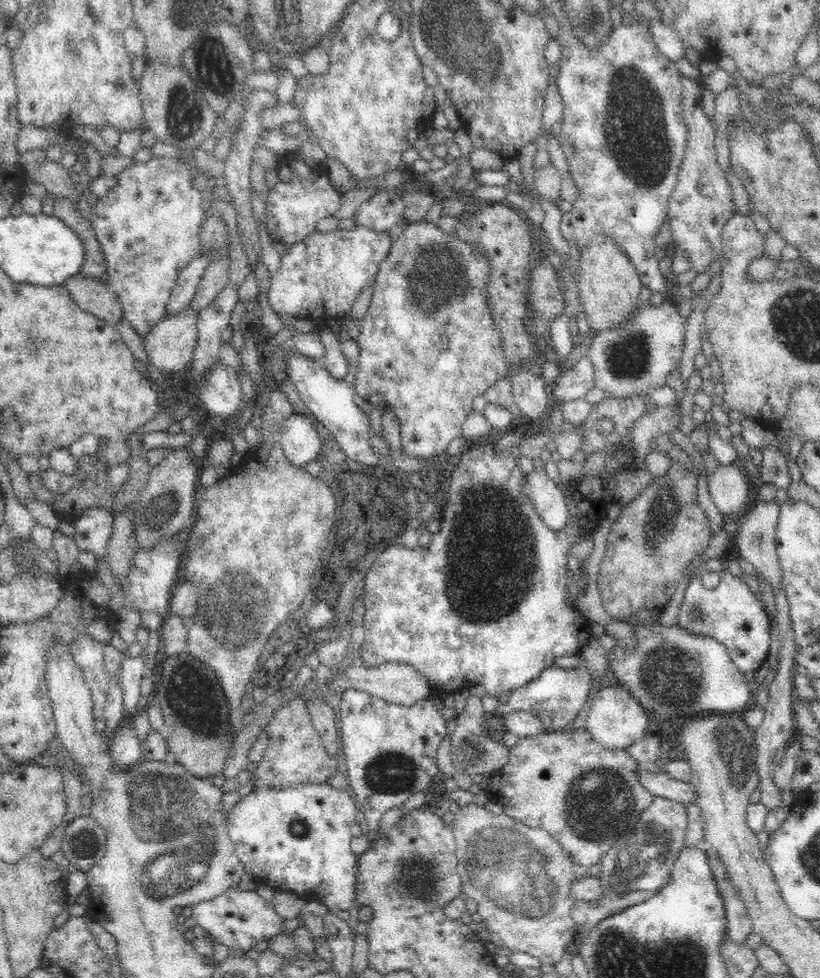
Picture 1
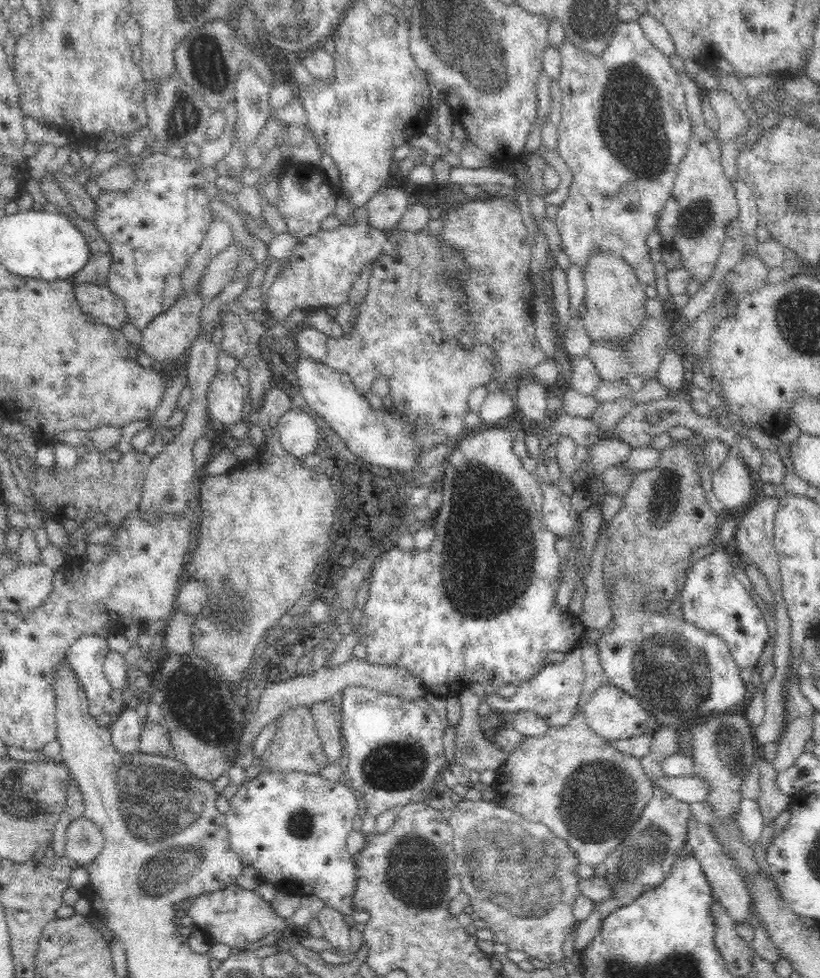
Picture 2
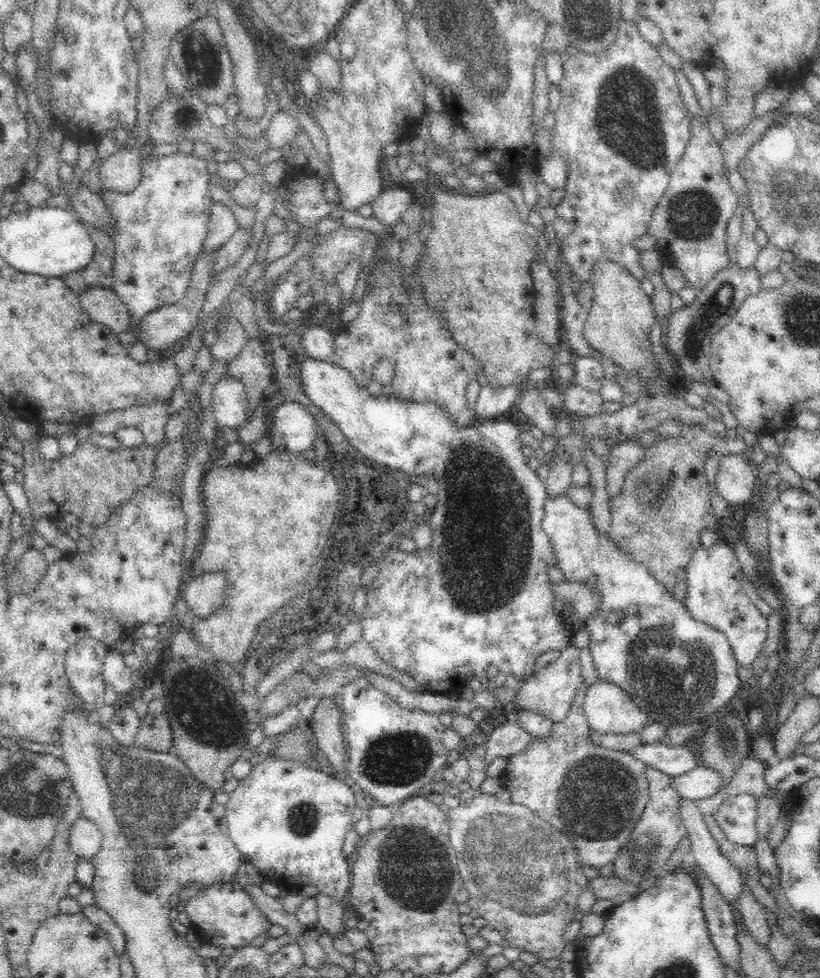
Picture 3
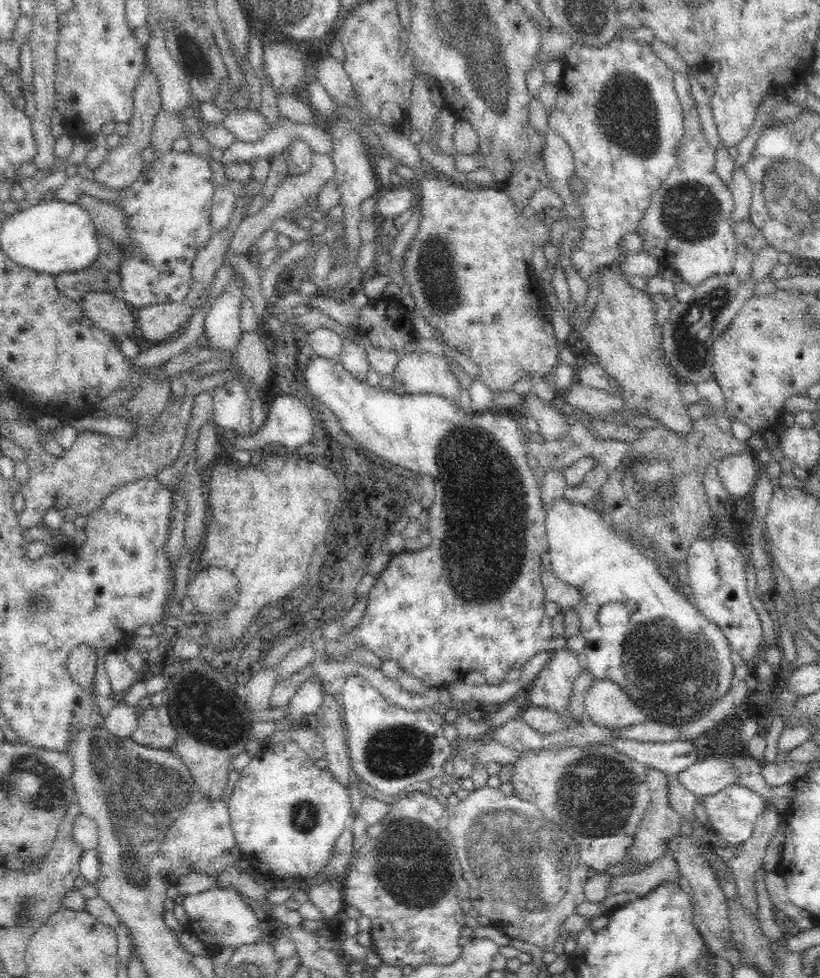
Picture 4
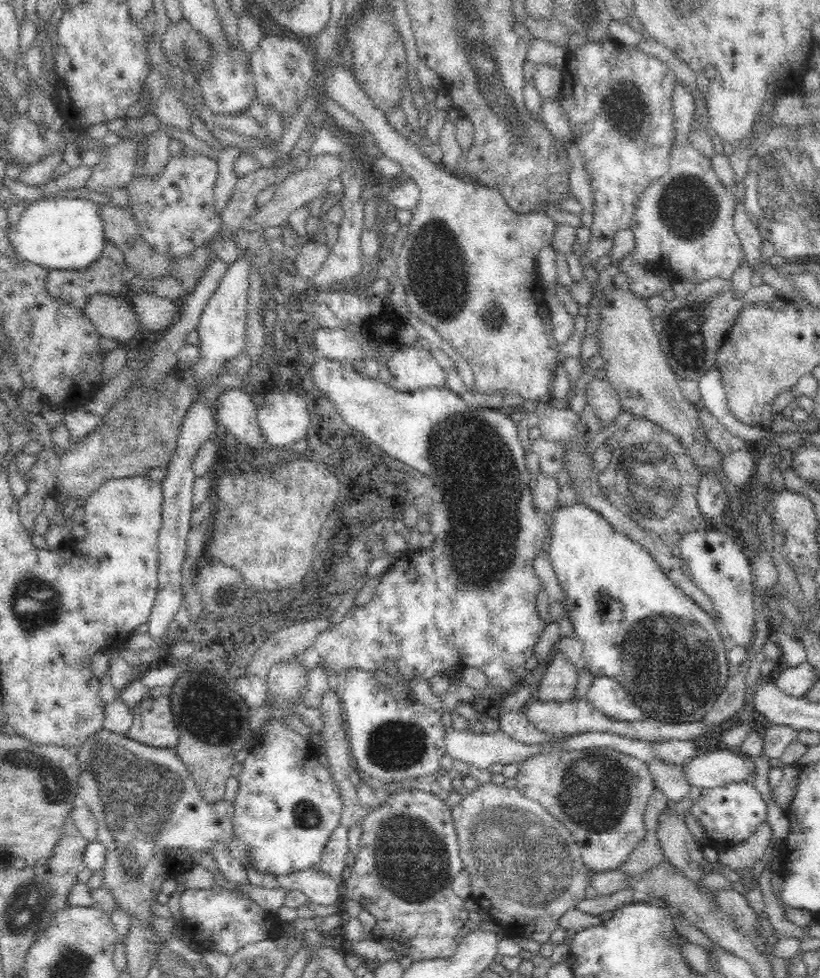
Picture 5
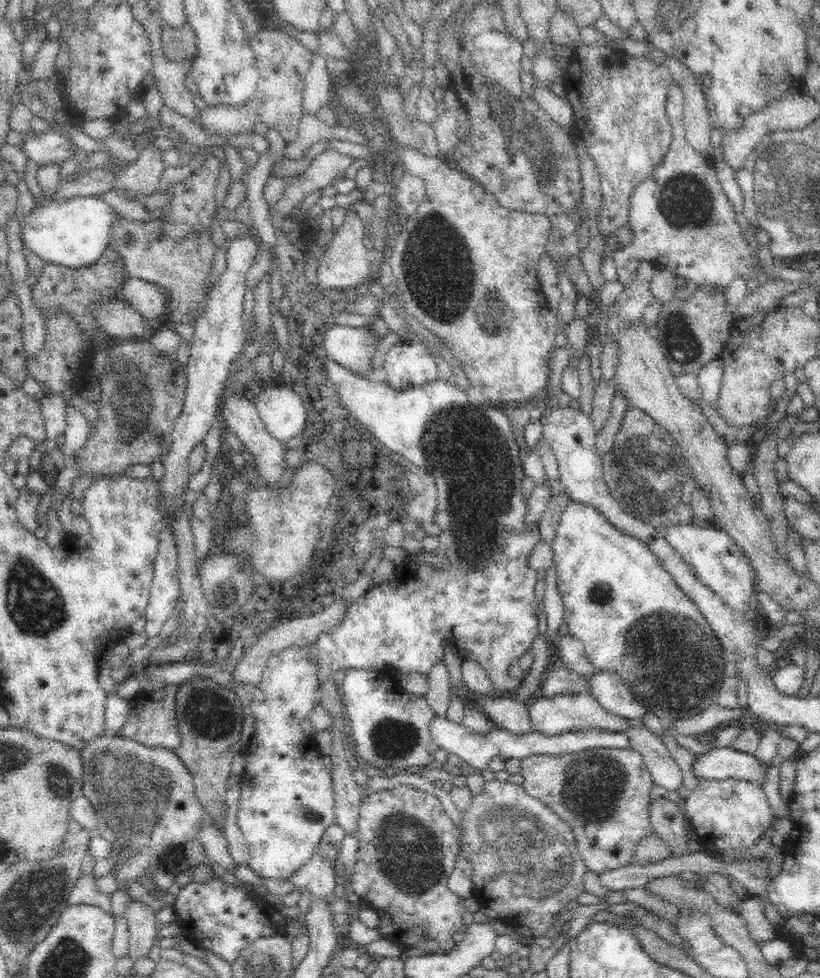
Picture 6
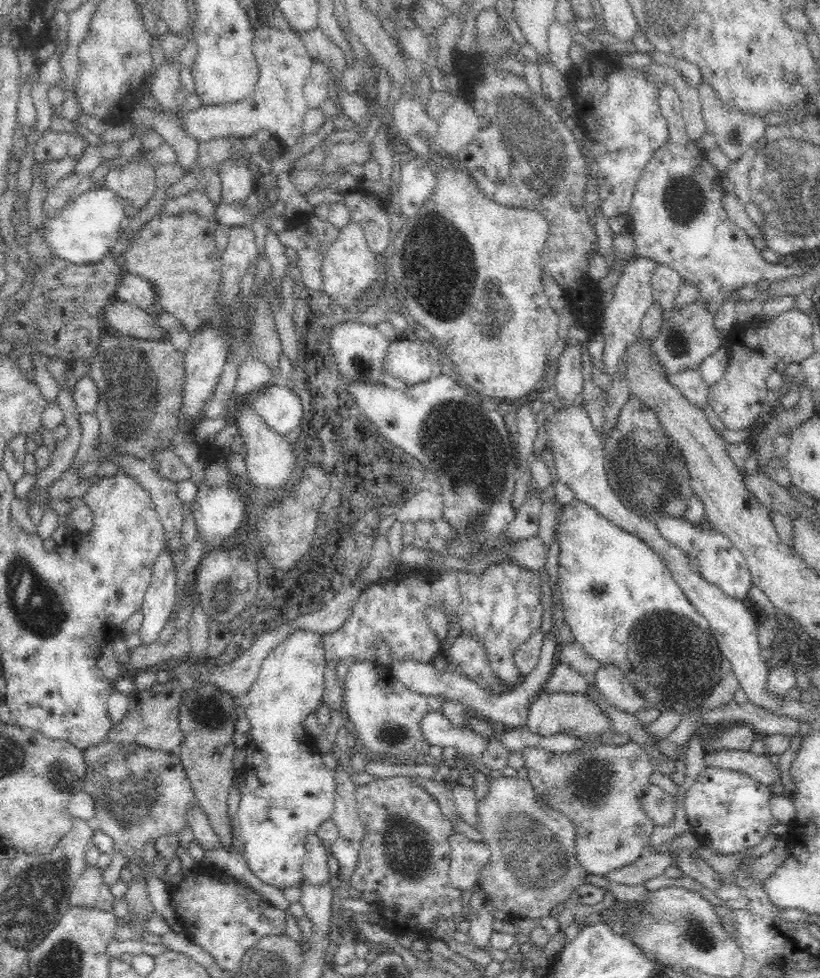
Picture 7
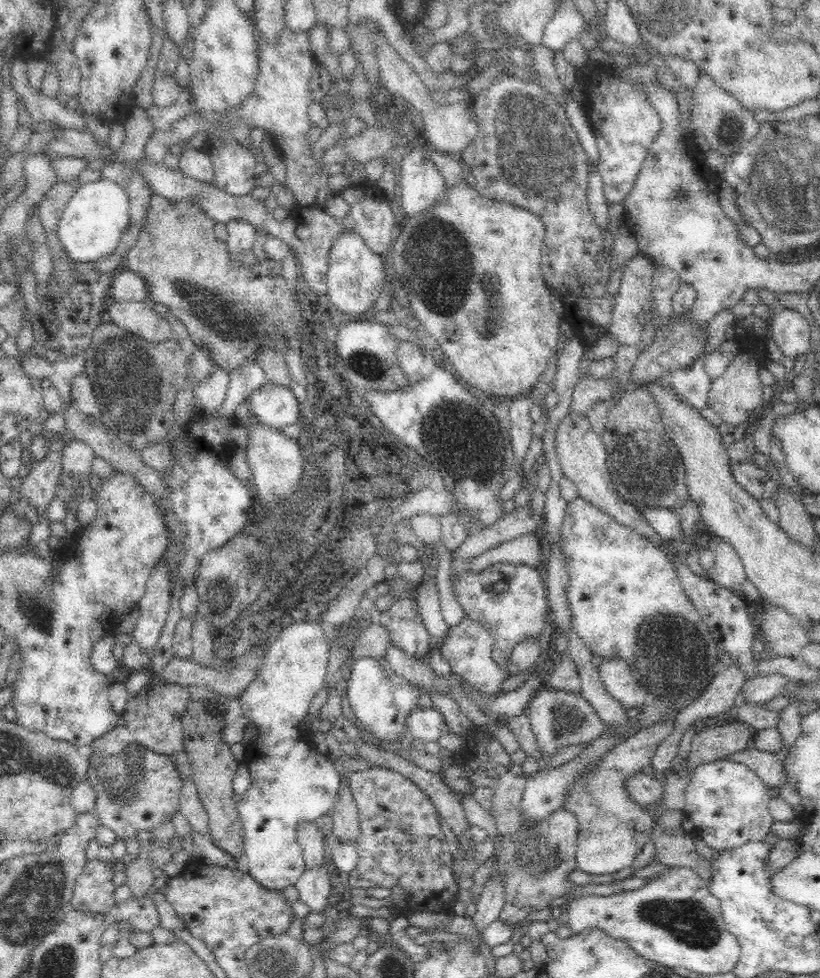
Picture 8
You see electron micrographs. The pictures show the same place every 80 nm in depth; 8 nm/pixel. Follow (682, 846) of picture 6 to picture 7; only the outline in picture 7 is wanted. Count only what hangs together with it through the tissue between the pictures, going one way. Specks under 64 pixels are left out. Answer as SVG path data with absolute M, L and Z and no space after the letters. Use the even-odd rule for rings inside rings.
M650 786L642 803L653 827L668 827L675 822L676 798L658 786Z

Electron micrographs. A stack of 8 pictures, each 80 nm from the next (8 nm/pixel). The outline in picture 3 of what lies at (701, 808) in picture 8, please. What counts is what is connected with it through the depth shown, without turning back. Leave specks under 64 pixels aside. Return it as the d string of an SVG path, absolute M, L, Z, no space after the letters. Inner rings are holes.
M748 794L731 796L714 814L726 838L737 846L753 846L758 841L757 799Z

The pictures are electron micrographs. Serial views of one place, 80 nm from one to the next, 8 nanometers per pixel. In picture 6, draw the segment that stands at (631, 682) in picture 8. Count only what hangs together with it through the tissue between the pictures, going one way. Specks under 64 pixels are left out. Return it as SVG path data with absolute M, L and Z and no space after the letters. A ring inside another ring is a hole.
M618 673L592 674L588 683L588 693L606 712L628 720L642 720L646 715L644 705L632 695Z

